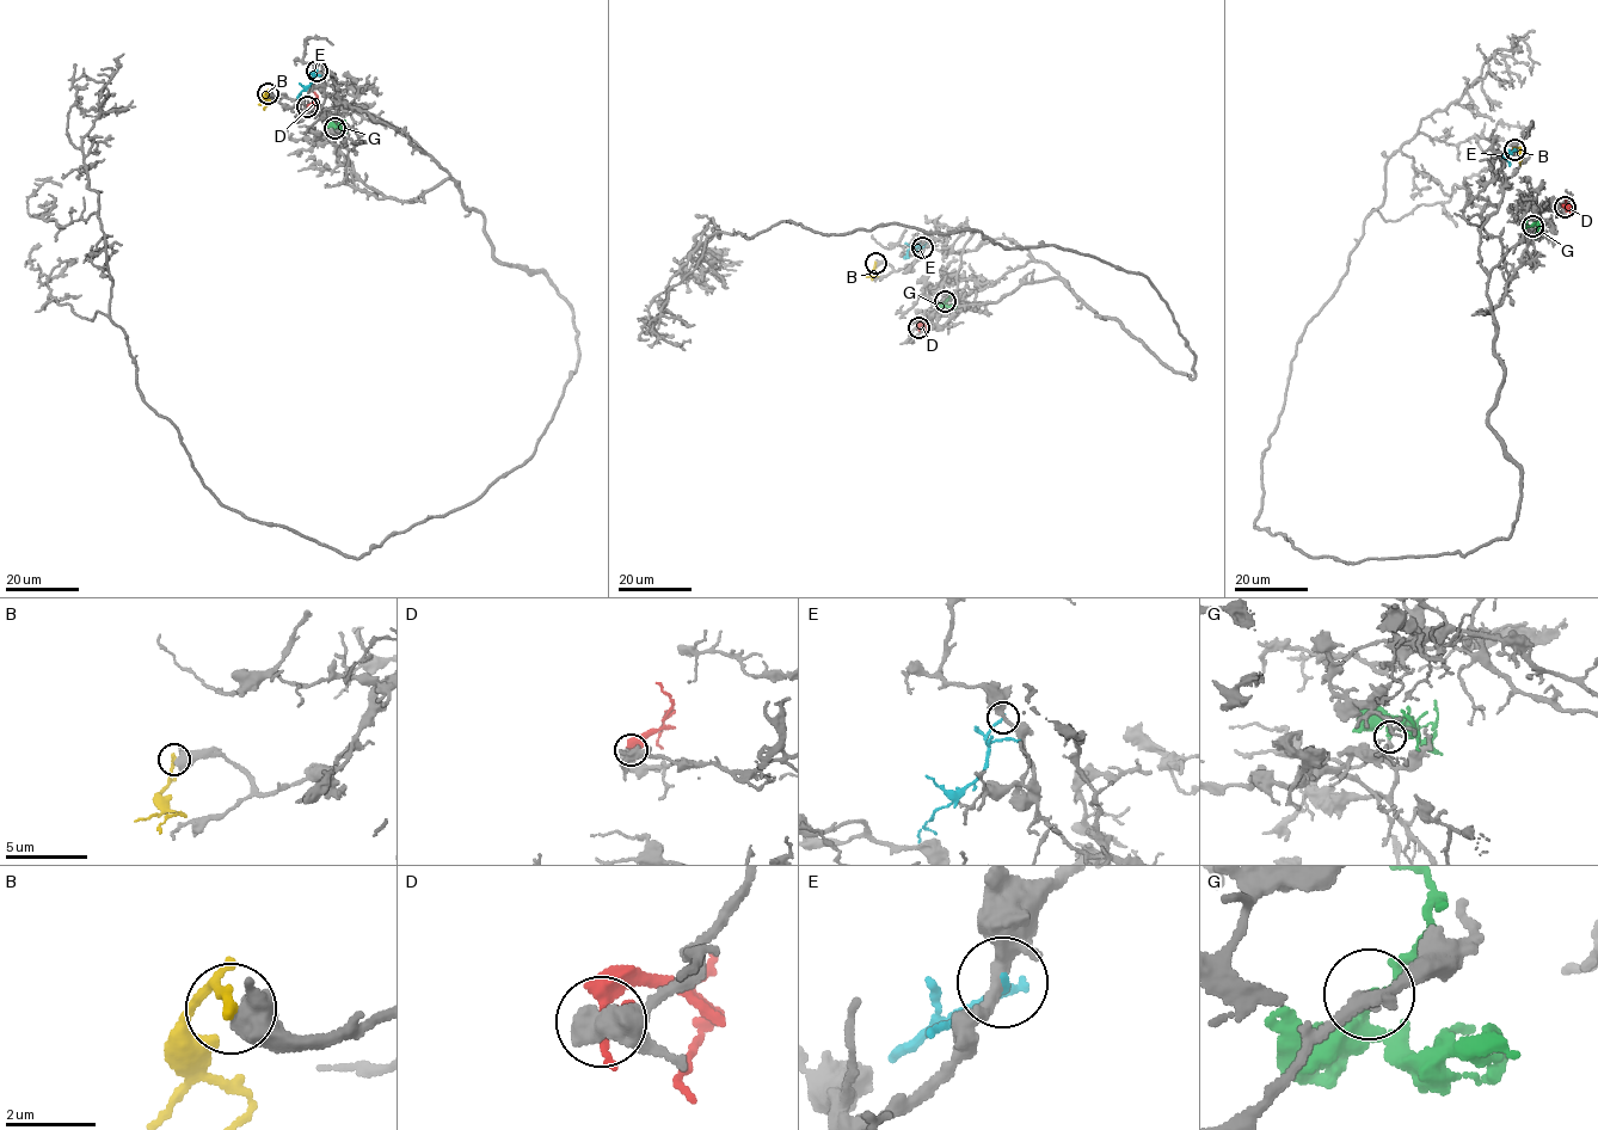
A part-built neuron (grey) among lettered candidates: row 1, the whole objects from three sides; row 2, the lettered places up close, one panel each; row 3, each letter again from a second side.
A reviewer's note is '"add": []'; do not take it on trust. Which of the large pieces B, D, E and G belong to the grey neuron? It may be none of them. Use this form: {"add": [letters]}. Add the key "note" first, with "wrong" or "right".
{"note": "wrong", "add": ["G"]}

